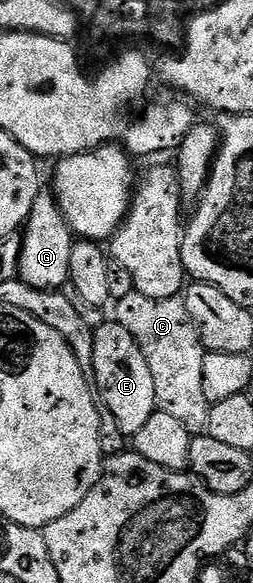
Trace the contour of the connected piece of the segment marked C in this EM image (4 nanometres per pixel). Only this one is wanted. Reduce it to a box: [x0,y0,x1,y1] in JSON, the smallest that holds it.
[113,292,211,436]

